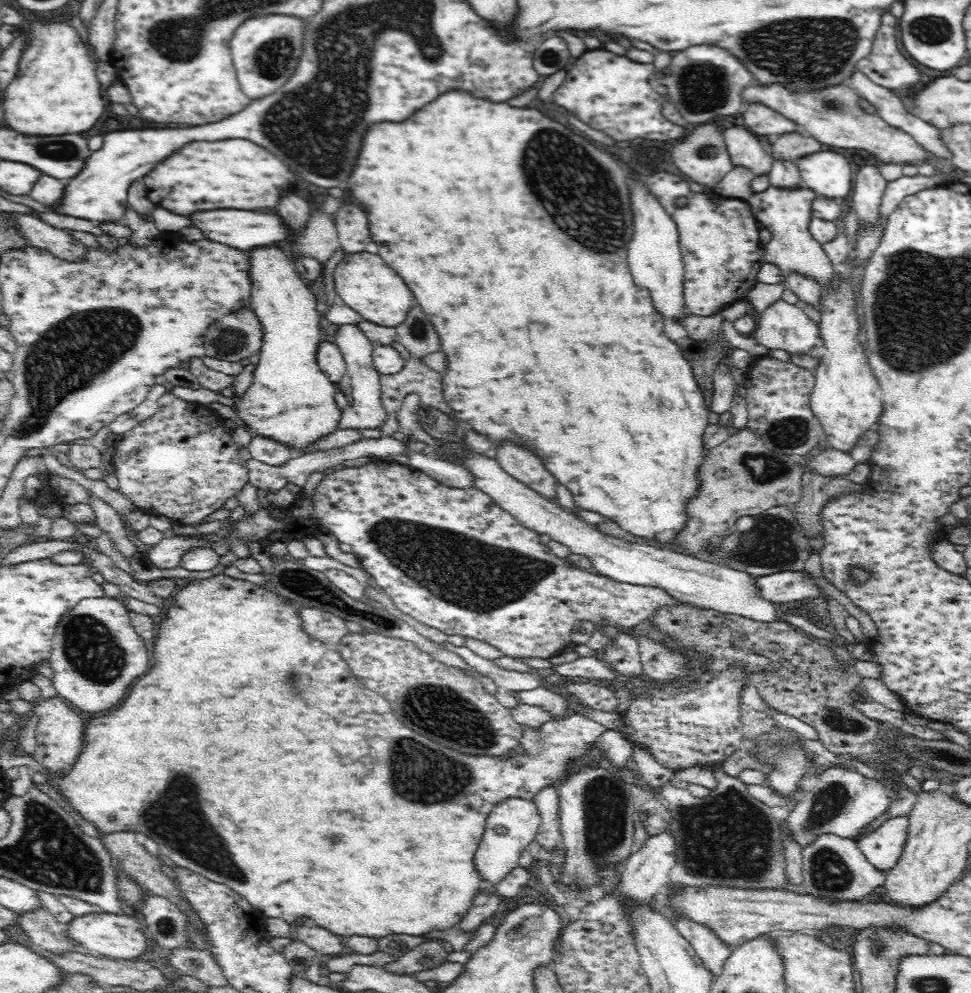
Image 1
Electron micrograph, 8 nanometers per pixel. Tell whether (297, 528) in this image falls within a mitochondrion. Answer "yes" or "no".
no

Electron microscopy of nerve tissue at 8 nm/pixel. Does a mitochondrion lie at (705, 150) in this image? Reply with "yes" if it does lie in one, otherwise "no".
yes

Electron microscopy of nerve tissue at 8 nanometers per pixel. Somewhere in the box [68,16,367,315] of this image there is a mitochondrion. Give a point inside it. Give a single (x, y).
(279, 50)

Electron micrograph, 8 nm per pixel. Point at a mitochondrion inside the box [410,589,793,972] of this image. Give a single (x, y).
(727, 836)

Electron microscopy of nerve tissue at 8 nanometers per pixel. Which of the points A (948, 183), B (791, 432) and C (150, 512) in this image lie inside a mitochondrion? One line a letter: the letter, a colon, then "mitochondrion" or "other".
A: other
B: mitochondrion
C: other

